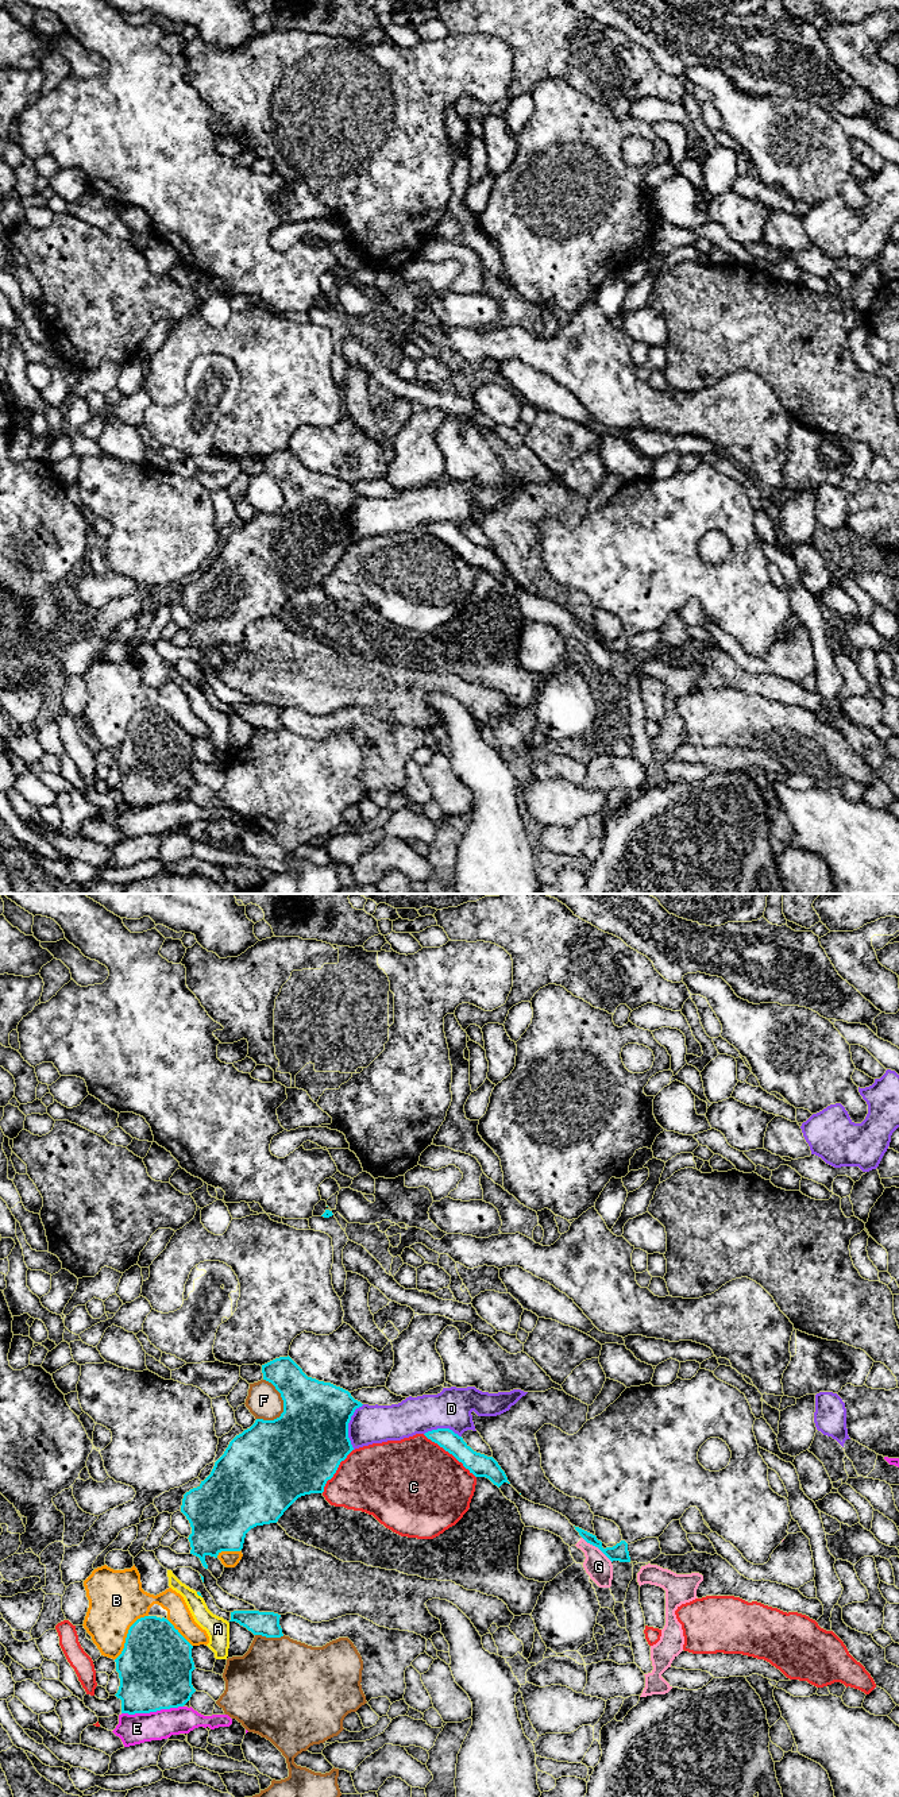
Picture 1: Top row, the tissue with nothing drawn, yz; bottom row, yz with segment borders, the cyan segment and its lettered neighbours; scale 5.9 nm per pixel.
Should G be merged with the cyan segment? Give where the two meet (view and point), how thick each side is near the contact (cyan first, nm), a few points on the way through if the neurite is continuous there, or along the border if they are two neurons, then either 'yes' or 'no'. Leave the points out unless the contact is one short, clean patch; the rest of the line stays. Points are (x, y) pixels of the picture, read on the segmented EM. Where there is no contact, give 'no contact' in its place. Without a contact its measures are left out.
contact yz (597, 1546); calibres 100 and 160 nm; border yz (582, 1537), (597, 1546), (612, 1561); no

